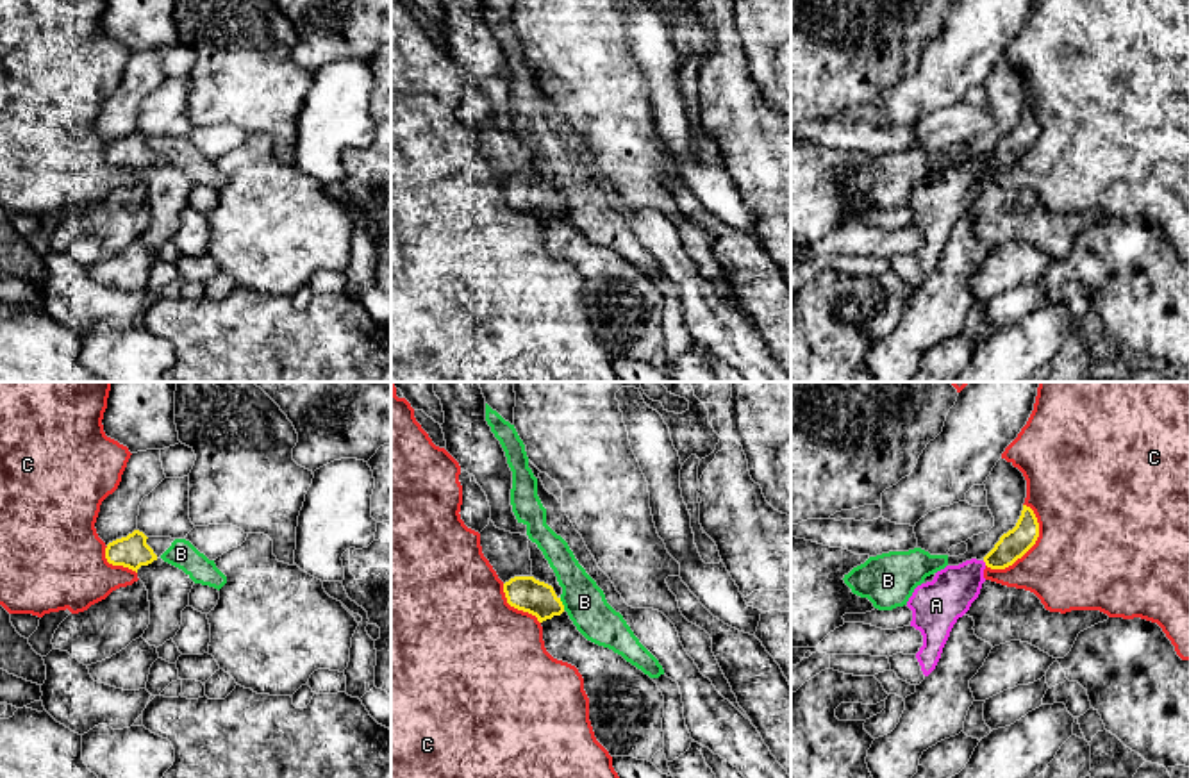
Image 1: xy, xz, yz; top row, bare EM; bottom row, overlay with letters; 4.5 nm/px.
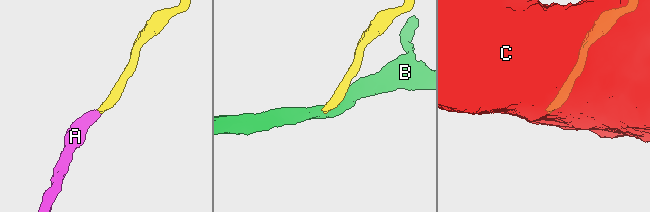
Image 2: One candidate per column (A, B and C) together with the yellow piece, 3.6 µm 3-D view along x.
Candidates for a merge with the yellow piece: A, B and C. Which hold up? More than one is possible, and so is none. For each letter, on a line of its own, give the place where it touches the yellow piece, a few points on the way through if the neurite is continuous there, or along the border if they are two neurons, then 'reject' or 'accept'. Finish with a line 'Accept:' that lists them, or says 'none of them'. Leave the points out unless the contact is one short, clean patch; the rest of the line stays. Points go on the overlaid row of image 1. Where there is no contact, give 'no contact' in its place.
A: meets yellow in yz at (984, 561); runs through yz (1013, 545), (1000, 557), (984, 561), (948, 596); accept
B: meets yellow in xz at (561, 604); border along xz (559, 598), (565, 609); reject
C: meets yellow in yz at (1029, 548); reject
Accept: A

